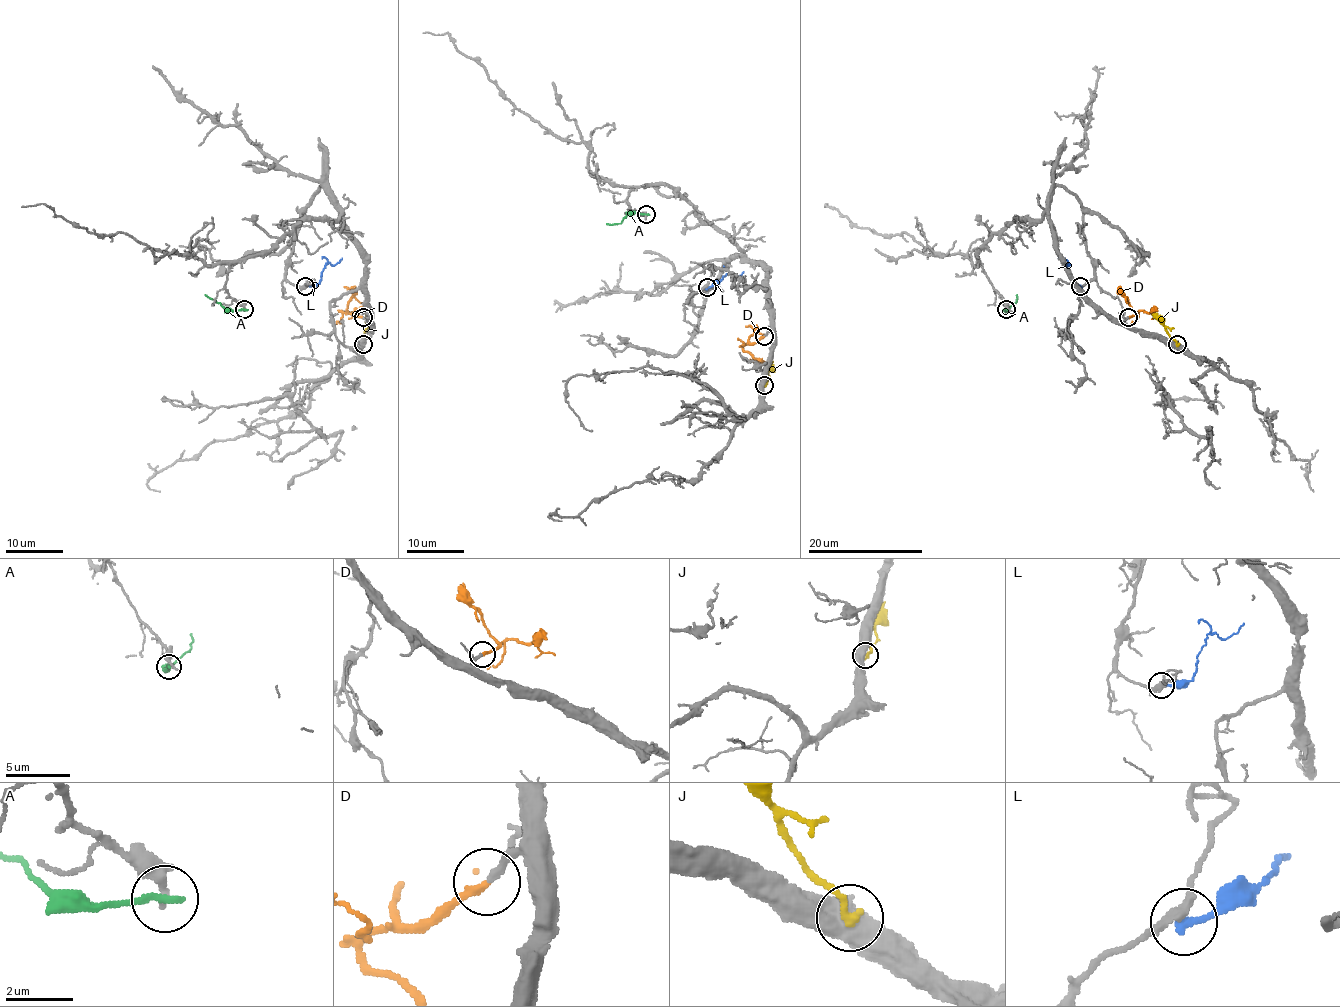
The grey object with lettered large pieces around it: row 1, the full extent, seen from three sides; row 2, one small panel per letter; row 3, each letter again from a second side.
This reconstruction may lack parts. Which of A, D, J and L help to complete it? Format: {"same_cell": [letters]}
{"same_cell": ["D"]}

